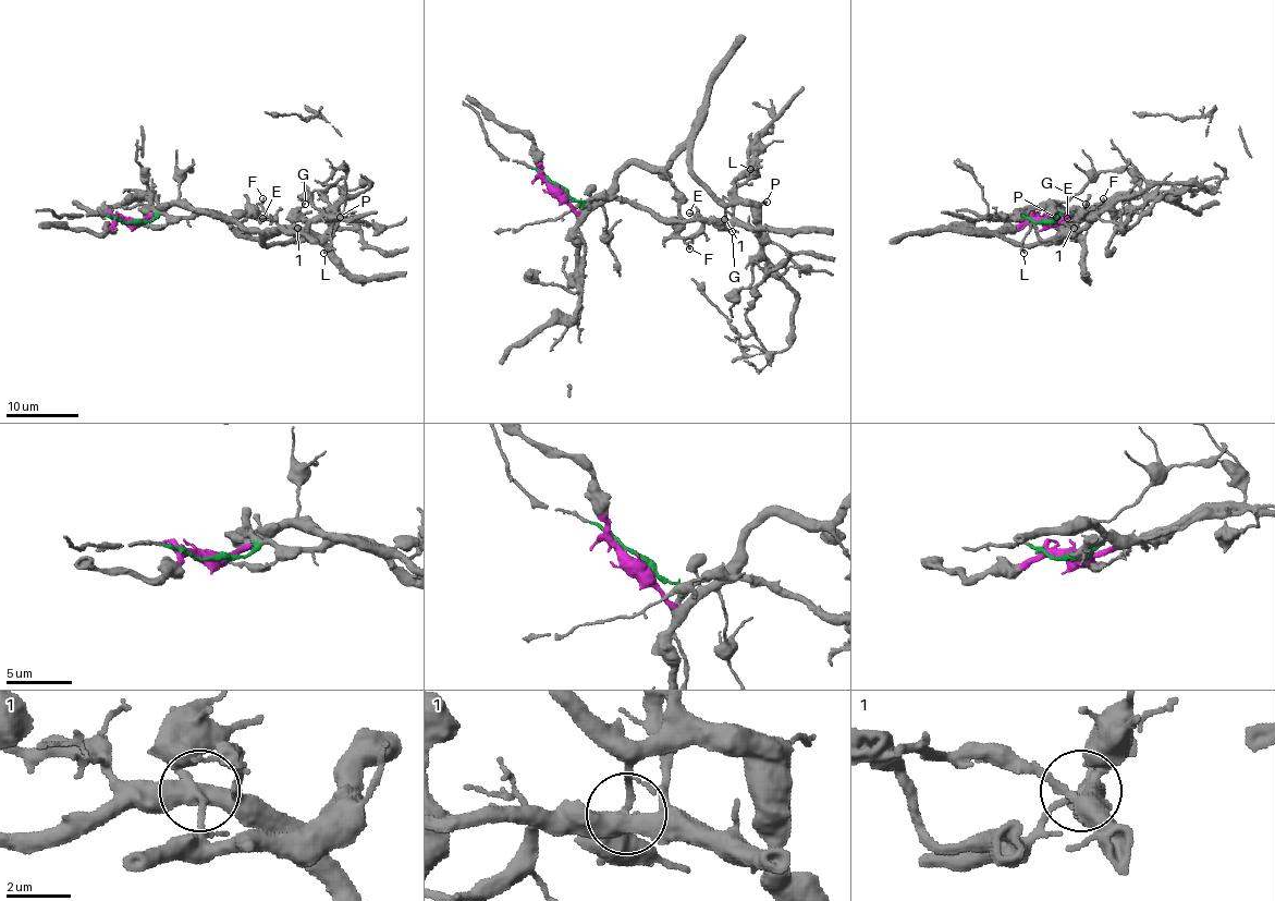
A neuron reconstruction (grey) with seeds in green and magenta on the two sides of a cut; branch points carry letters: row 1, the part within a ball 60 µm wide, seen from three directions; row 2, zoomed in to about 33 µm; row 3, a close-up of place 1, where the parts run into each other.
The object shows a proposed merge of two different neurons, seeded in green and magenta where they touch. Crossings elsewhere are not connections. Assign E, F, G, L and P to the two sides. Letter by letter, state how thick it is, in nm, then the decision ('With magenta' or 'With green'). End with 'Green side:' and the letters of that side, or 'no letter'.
E: Thickness 110 nm. With green
F: Thickness 190 nm. With green
G: Thickness 120 nm. With magenta
L: Thickness 110 nm. With green
P: Thickness 130 nm. With magenta
Green side: E, F, L

